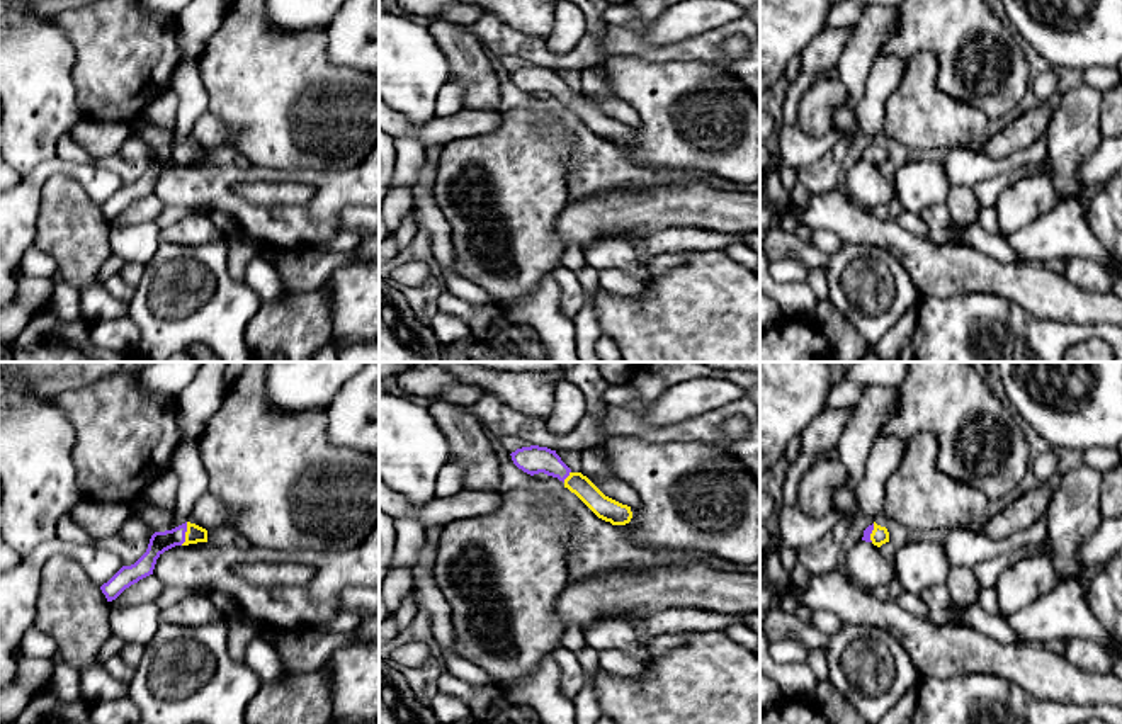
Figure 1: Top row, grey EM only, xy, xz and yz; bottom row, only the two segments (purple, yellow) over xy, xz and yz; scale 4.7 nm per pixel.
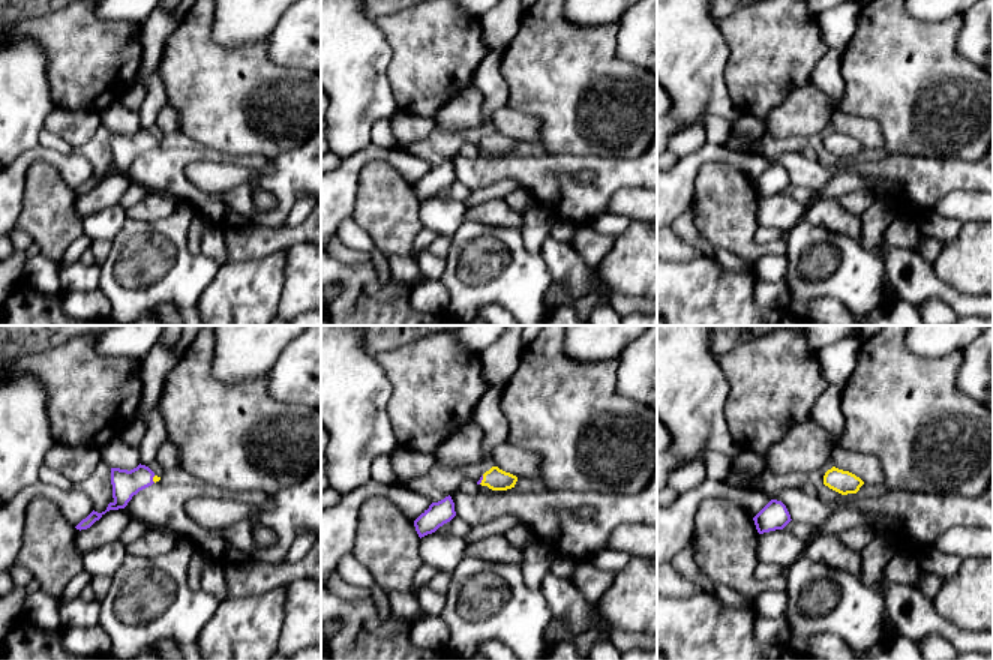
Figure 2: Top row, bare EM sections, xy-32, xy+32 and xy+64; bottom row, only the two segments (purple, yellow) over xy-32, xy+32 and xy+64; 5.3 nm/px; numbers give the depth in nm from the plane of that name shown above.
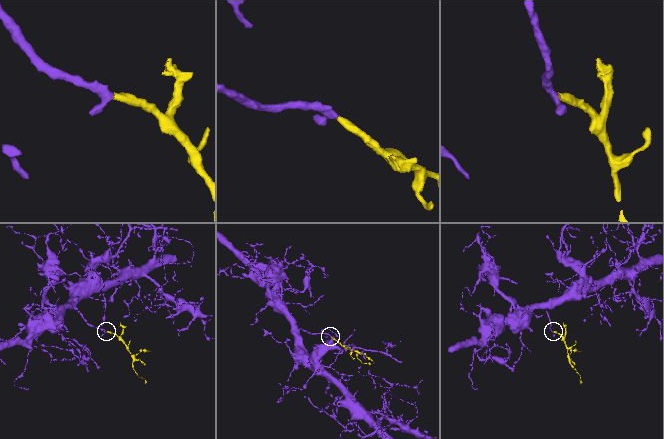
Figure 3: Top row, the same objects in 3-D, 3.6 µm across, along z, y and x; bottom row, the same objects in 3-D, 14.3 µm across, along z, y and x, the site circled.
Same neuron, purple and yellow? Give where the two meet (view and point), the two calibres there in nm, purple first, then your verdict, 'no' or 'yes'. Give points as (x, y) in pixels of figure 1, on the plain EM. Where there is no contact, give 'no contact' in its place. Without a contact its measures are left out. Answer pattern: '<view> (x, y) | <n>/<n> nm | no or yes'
xy (184, 153) | 100/90 nm | yes

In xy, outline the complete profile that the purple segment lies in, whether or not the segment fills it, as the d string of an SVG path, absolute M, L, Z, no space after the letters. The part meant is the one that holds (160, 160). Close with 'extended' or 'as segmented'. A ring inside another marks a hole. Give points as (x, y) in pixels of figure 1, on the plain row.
M185 141L172 150L155 151L146 172L131 185L122 185L107 202L100 206L107 221L116 219L126 207L153 194L156 178L175 165L207 161L207 150Z; extended

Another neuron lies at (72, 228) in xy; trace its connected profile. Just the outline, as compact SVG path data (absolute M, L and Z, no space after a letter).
M53 175L44 184L34 246L48 253L56 262L58 277L76 289L94 284L110 257L110 224L100 206L71 175Z

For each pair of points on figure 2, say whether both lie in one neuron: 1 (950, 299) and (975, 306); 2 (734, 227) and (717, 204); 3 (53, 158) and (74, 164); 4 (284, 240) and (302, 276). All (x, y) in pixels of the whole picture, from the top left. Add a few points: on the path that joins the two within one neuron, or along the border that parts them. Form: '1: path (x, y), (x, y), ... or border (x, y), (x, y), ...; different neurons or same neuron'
1: path (956, 300), (962, 305), (969, 305); same neuron
2: path (728, 221), (723, 210); same neuron
3: path (57, 159), (69, 164); same neuron
4: border (305, 242), (296, 242), (284, 249); different neurons

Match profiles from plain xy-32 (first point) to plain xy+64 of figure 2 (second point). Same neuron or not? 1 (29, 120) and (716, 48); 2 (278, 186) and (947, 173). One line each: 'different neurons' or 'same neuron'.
1: same neuron
2: same neuron

